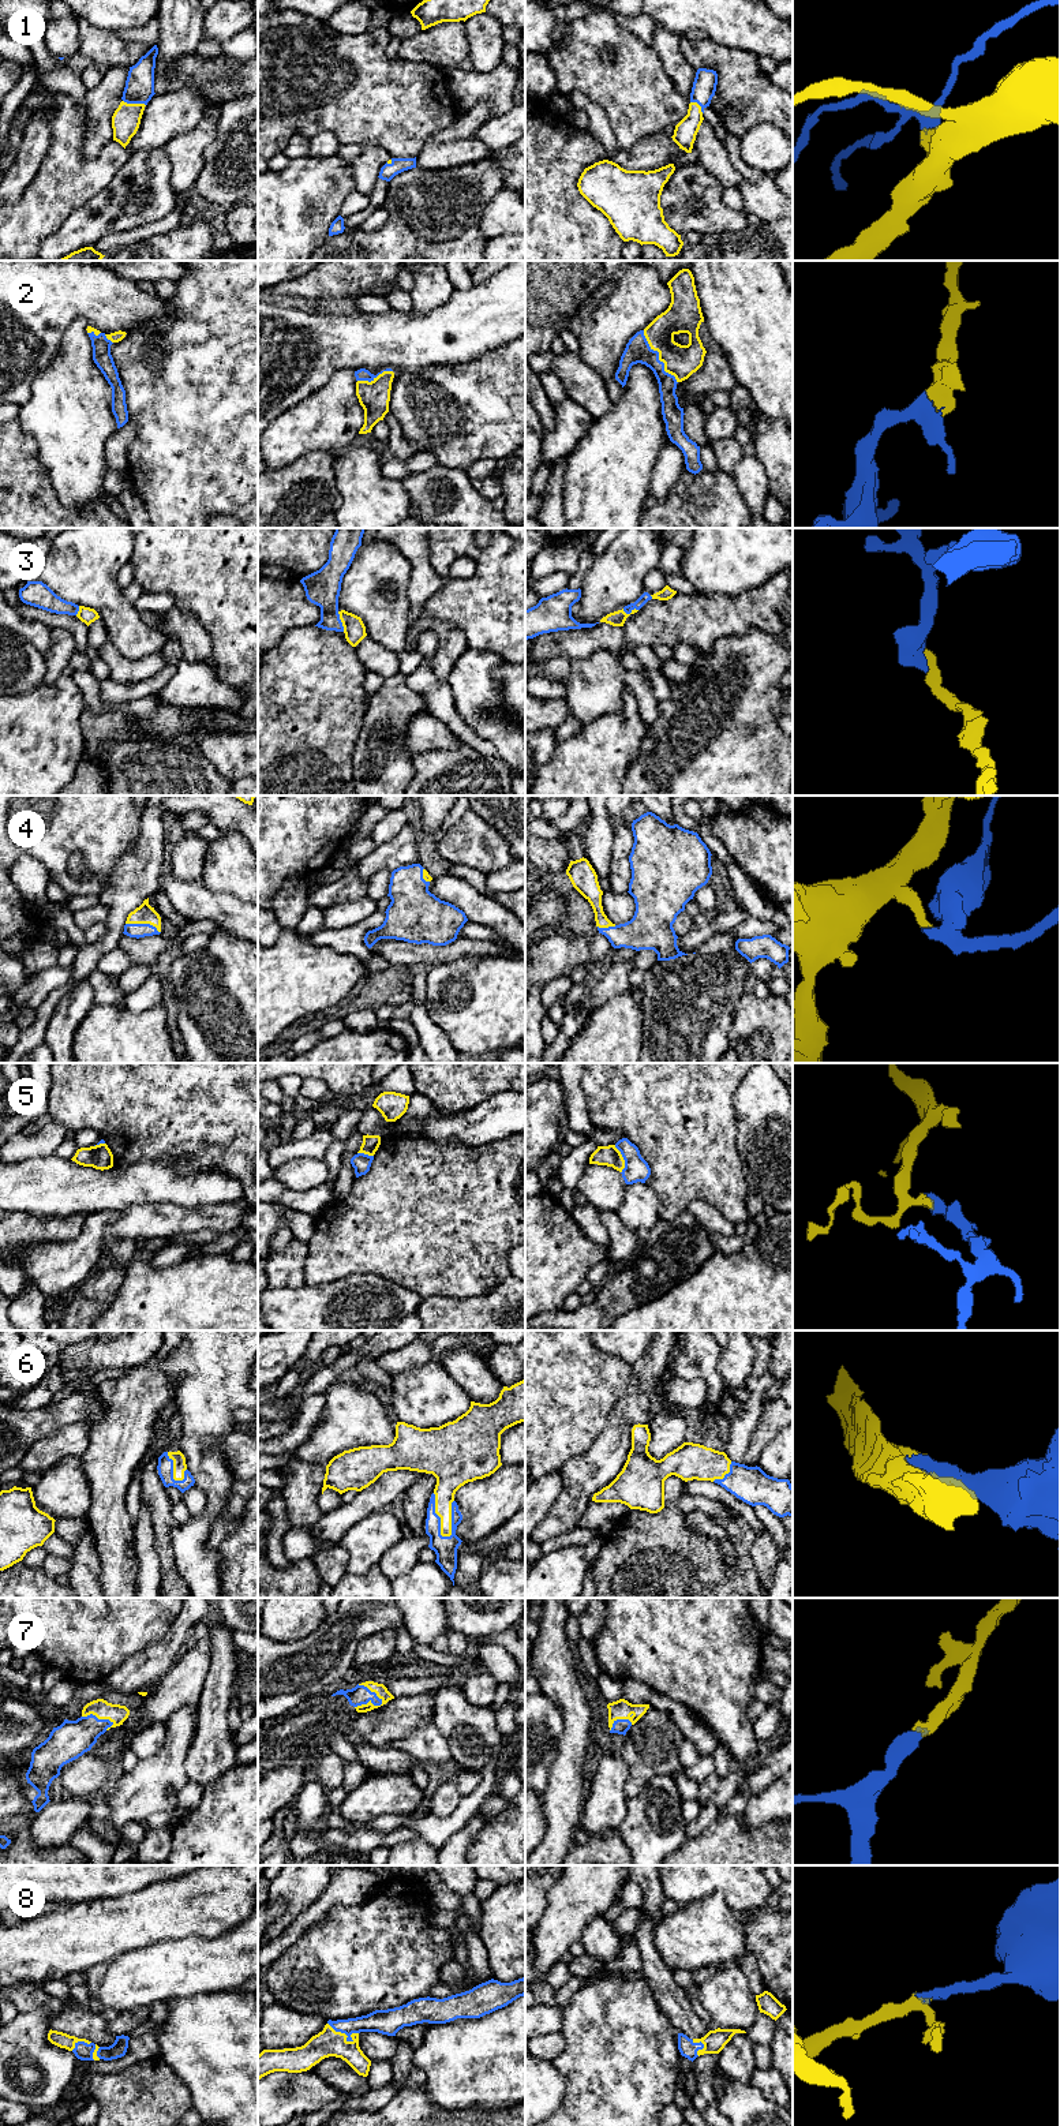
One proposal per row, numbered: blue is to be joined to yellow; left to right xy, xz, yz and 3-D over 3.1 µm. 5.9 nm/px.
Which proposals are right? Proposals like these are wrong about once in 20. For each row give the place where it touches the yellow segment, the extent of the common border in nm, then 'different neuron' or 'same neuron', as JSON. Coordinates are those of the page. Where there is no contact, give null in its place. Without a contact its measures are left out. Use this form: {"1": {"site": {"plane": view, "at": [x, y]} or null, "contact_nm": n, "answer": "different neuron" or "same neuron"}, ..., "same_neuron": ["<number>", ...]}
{"1": {"site": {"plane": "xy", "at": [134, 104]}, "contact_nm": 140, "answer": "same neuron"}, "2": {"site": {"plane": "yz", "at": [659, 358]}, "contact_nm": 380, "answer": "same neuron"}, "3": {"site": {"plane": "xz", "at": [341, 621]}, "contact_nm": 130, "answer": "same neuron"}, "4": {"site": {"plane": "xy", "at": [143, 923]}, "contact_nm": 220, "answer": "same neuron"}, "5": {"site": {"plane": "yz", "at": [622, 1159]}, "contact_nm": 170, "answer": "same neuron"}, "6": {"site": {"plane": "xz", "at": [439, 1516]}, "contact_nm": 280, "answer": "same neuron"}, "7": {"site": {"plane": "xz", "at": [371, 1691]}, "contact_nm": 190, "answer": "same neuron"}, "8": {"site": {"plane": "xz", "at": [343, 2033]}, "contact_nm": 200, "answer": "same neuron"}, "same_neuron": ["1", "2", "3", "4", "5", "6", "7", "8"]}

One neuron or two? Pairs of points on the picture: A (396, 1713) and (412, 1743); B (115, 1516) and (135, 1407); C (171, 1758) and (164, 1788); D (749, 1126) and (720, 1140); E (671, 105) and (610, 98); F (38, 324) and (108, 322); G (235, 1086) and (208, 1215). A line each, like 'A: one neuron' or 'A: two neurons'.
A: two neurons
B: one neuron
C: one neuron
D: two neurons
E: one neuron
F: one neuron
G: two neurons

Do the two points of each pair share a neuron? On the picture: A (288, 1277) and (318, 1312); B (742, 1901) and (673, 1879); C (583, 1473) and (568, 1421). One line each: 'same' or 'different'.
A: different
B: same
C: different

